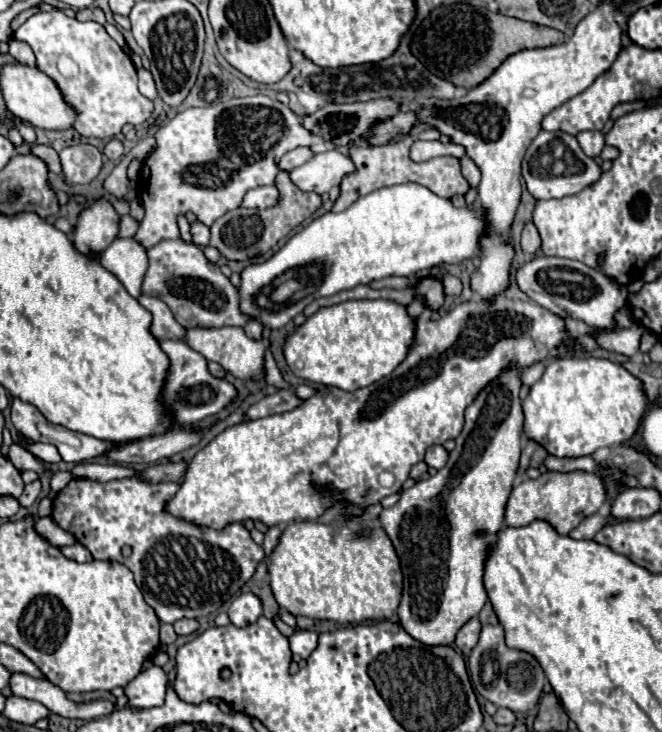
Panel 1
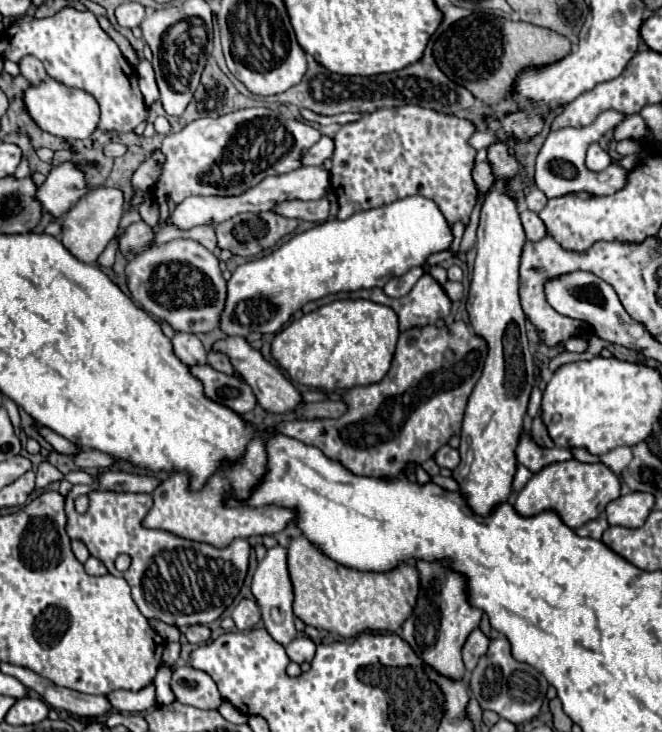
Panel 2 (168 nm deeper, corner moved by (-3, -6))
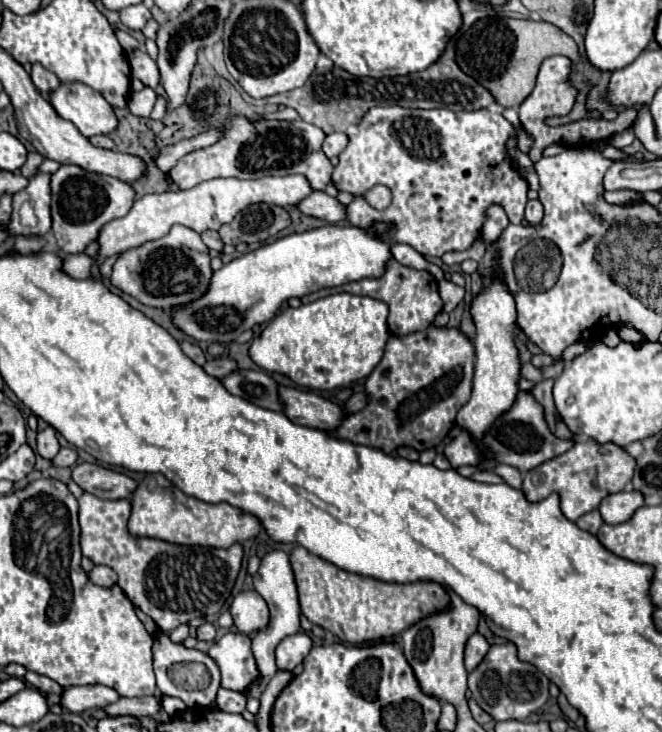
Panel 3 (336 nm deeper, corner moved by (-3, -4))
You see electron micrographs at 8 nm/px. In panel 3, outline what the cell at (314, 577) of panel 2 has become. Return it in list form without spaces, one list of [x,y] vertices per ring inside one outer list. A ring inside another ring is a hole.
[[[295,545],[291,551],[291,567],[299,589],[301,613],[313,623],[335,633],[343,643],[365,643],[387,639],[403,633],[419,619],[441,611],[449,605],[445,589],[435,581],[387,583],[373,577],[343,571],[333,563],[311,555],[305,547]]]

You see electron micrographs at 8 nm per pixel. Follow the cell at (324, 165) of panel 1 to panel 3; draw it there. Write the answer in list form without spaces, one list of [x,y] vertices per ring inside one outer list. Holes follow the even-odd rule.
[[[285,175],[285,177],[261,177],[253,181],[243,179],[211,179],[195,185],[187,191],[177,193],[159,193],[159,195],[145,195],[137,199],[131,207],[131,211],[123,219],[109,221],[101,235],[99,235],[99,259],[97,263],[103,263],[105,257],[139,247],[147,241],[161,239],[169,233],[171,225],[185,225],[197,233],[203,233],[207,229],[219,229],[225,223],[231,223],[231,219],[255,203],[269,203],[277,207],[289,207],[297,205],[301,199],[311,195],[313,189],[307,183],[303,175]]]

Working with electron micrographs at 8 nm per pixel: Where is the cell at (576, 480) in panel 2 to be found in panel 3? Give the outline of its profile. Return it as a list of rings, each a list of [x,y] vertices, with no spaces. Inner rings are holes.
[[[581,439],[567,453],[527,471],[523,477],[523,493],[531,503],[541,501],[551,493],[559,493],[563,515],[569,521],[575,521],[581,515],[597,509],[607,495],[623,491],[627,481],[631,481],[633,477],[633,469],[635,459],[627,455],[625,449],[613,443],[599,445],[593,439]]]

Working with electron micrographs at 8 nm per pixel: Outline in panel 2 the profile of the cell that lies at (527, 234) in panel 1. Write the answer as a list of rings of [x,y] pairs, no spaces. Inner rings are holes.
[[[523,209],[519,215],[521,215],[521,223],[523,223],[523,229],[525,229],[529,241],[539,241],[547,235],[545,223],[541,221],[541,217],[537,213],[533,213],[529,209]]]

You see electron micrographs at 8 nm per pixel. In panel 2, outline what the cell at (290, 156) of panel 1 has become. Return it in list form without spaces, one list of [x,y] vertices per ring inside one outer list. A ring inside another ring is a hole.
[[[321,137],[305,155],[303,155],[303,165],[323,165],[327,159],[331,159],[335,151],[335,143],[331,137]]]

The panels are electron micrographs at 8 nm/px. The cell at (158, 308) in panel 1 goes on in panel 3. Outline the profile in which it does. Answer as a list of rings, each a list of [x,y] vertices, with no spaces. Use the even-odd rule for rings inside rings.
[[[219,357],[219,359],[209,359],[205,365],[203,365],[205,373],[213,375],[213,377],[225,377],[227,373],[235,371],[235,361],[231,361],[229,357]]]

